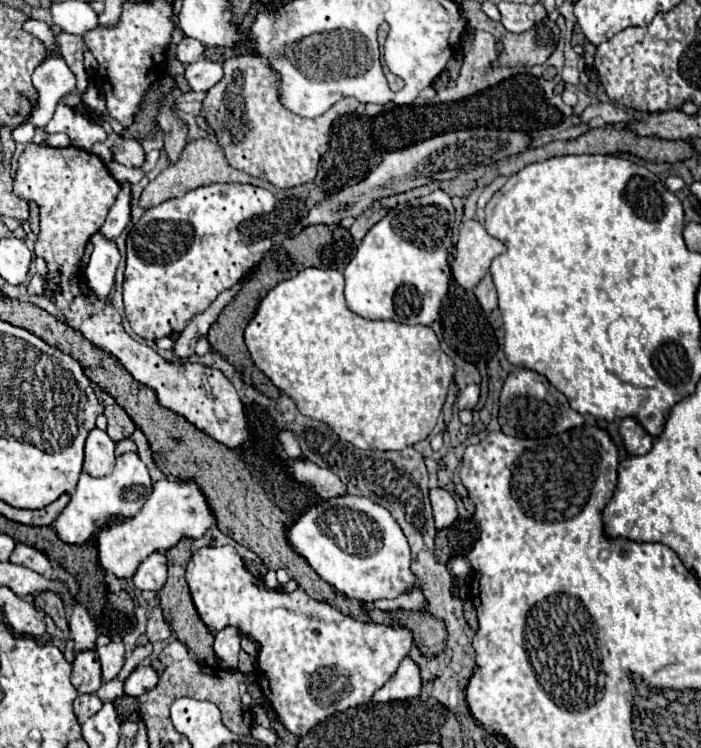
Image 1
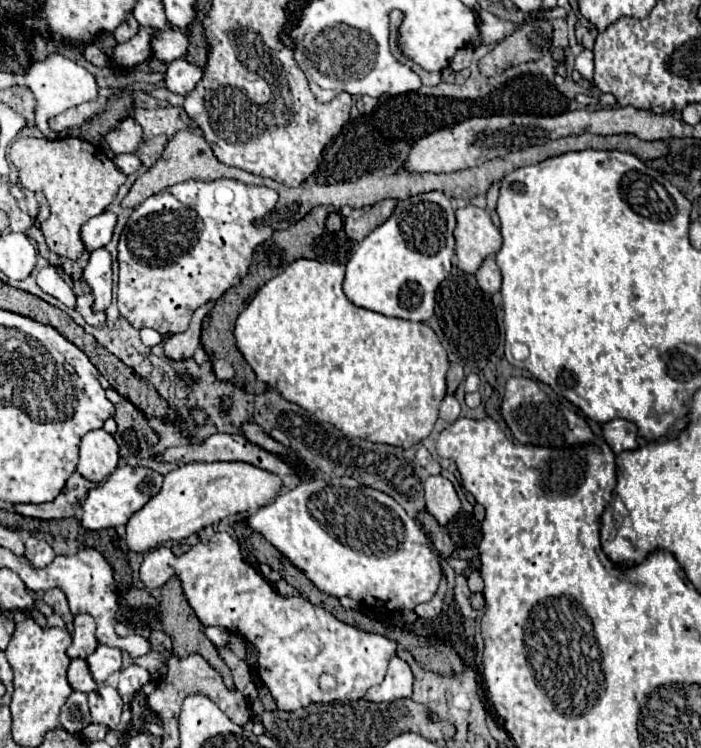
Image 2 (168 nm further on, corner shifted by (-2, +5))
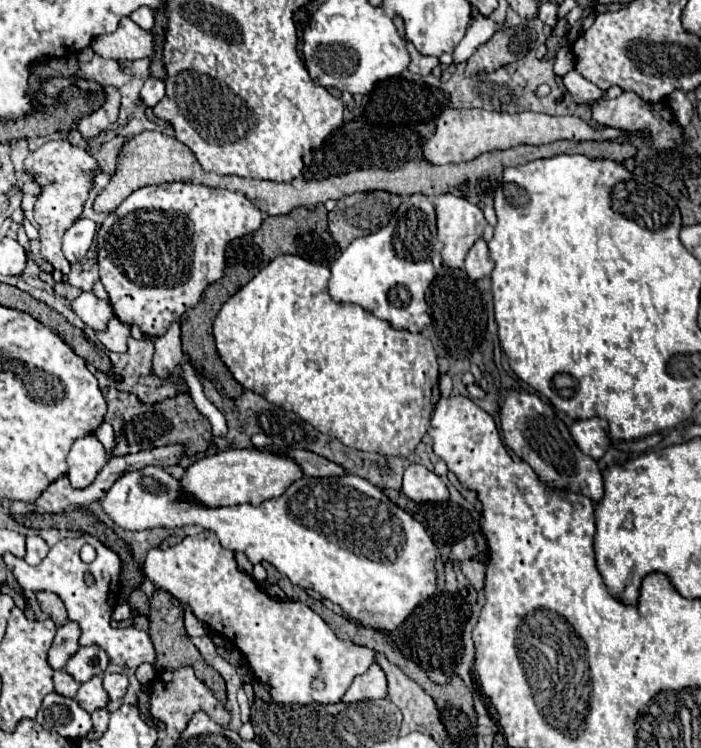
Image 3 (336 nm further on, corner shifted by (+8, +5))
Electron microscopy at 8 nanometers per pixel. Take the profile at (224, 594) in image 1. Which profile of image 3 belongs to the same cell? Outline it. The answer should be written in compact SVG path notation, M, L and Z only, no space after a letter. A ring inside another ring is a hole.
M212 531L184 537L182 543L168 549L150 549L144 575L156 587L172 593L182 605L188 605L206 627L236 643L246 655L252 673L270 687L276 703L338 703L354 677L364 675L376 659L372 649L338 639L306 603L278 601L260 591L256 581L238 569L234 551L222 547ZM316 675L324 677L324 691L312 689L310 683Z

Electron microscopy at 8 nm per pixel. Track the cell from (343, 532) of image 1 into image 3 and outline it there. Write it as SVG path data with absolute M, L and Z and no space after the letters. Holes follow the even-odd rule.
M144 467L124 473L102 497L102 511L122 529L142 531L152 527L184 527L200 525L214 531L220 543L232 551L242 551L252 563L268 561L294 585L318 591L324 599L340 605L350 619L368 629L394 631L424 599L436 591L436 545L428 537L422 523L410 517L404 509L394 505L376 485L356 475L312 479L302 477L294 481L278 499L262 505L236 505L208 509L198 503L184 501L178 479L170 477L162 467Z

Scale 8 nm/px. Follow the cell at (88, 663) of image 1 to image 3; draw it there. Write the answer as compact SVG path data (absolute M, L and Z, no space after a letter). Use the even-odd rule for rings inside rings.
M64 669L54 671L54 691L64 695L64 697L76 697L80 689L80 683L74 681L72 675L68 675Z

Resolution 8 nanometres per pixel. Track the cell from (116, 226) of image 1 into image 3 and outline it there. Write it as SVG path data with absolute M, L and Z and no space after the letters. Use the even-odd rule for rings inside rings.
M78 219L62 239L62 251L70 263L76 263L74 259L82 259L96 235L96 223L92 219Z

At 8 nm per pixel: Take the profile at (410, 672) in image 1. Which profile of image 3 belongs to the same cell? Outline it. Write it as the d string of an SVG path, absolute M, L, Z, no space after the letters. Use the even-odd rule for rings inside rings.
M374 663L364 675L356 677L350 689L344 695L344 703L368 701L368 699L382 699L388 695L388 679L386 673L378 663Z

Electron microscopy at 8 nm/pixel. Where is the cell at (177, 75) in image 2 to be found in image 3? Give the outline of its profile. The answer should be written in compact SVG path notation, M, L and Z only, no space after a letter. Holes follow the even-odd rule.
M148 77L142 91L140 91L144 107L154 107L164 95L166 95L166 83L156 77Z

